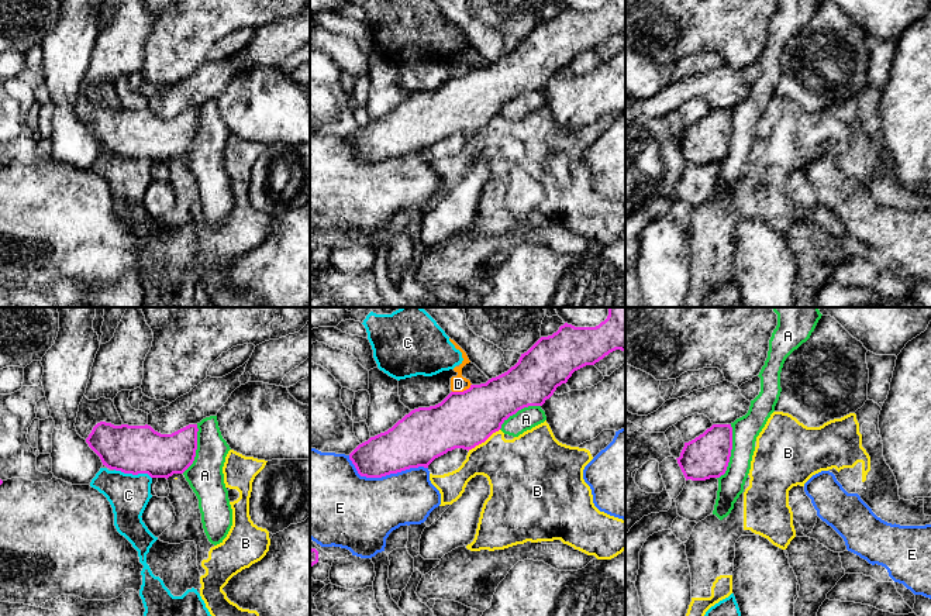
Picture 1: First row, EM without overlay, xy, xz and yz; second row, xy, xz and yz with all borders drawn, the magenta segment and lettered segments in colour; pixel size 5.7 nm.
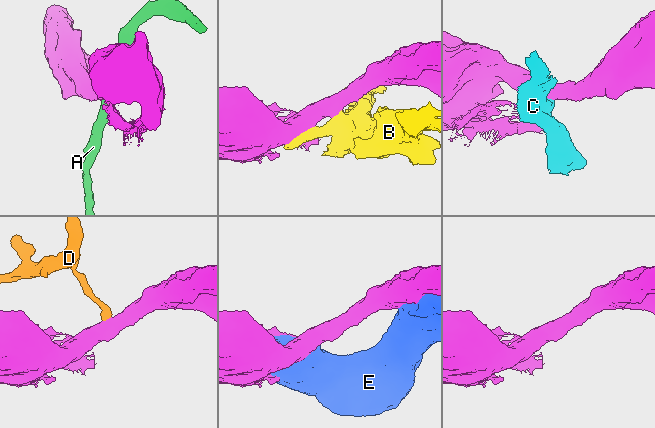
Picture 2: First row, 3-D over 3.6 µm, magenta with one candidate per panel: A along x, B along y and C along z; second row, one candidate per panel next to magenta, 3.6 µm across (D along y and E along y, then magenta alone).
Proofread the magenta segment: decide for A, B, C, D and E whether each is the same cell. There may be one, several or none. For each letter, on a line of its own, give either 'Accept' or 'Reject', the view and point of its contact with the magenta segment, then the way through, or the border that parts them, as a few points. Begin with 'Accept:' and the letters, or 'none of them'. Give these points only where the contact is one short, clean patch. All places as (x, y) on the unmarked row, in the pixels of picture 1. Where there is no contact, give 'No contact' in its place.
Accept: none of them
A: Reject. Touches magenta at yz (730, 137). Boundary: yz (731, 109), (730, 145), (727, 154), (717, 162)
B: Reject. Touches magenta at xz (483, 126)
C: Reject. Touches magenta at xy (133, 158). Boundary: xy (114, 152), (123, 157), (147, 158), (151, 162)
D: Reject. Touches magenta at xz (464, 75). Boundary: xz (471, 68), (462, 75), (452, 76)
E: Reject. Touches magenta at xz (385, 159)

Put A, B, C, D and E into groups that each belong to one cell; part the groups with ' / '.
A / B / C / D / E

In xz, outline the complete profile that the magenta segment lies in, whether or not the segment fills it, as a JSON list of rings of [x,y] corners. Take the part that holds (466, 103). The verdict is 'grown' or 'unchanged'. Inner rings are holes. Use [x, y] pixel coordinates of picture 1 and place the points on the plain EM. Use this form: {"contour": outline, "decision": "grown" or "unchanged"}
{"contour": [[[607,0],[596,11],[565,7],[552,20],[541,21],[507,56],[486,68],[470,69],[463,76],[451,76],[435,90],[411,94],[387,116],[359,128],[349,138],[349,144],[358,158],[366,162],[382,162],[418,151],[428,152],[435,142],[448,135],[469,135],[485,127],[510,100],[528,90],[542,90],[575,55],[594,49],[616,34],[625,35],[625,0]]], "decision": "unchanged"}

